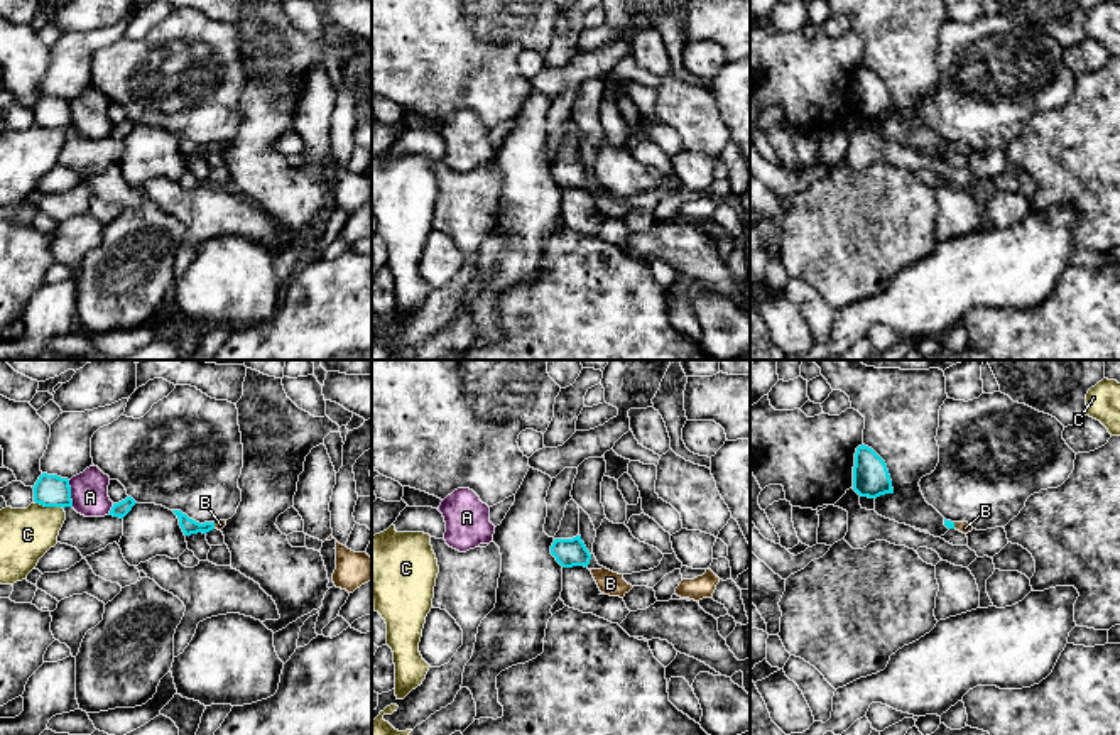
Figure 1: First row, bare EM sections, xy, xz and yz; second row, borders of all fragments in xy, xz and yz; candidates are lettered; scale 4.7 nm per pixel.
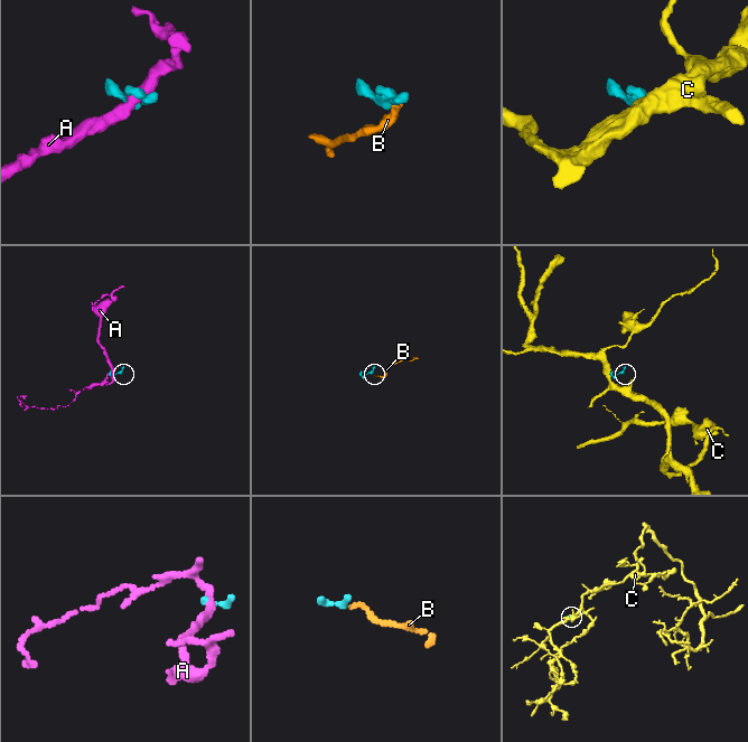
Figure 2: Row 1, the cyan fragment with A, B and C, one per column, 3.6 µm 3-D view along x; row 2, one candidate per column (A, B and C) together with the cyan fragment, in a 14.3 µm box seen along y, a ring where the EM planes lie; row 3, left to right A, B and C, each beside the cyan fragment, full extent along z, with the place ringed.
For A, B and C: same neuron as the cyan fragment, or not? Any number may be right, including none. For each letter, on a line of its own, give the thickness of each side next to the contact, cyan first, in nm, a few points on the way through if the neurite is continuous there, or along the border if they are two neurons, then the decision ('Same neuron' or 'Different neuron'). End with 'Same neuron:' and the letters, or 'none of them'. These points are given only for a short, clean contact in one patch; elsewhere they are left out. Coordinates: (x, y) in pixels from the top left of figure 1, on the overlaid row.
A: Thickness 160 nm (cyan) against 180 nm. Boundary: xy (68, 480), (73, 506). Different neuron
B: Thickness 70 nm (cyan) against 40 nm. Path across: xy (188, 526), (213, 526), (220, 524). Same neuron
C: Thickness 160 nm (cyan) against 260 nm. Boundary: xy (34, 500), (63, 509). Different neuron
Same neuron: B

